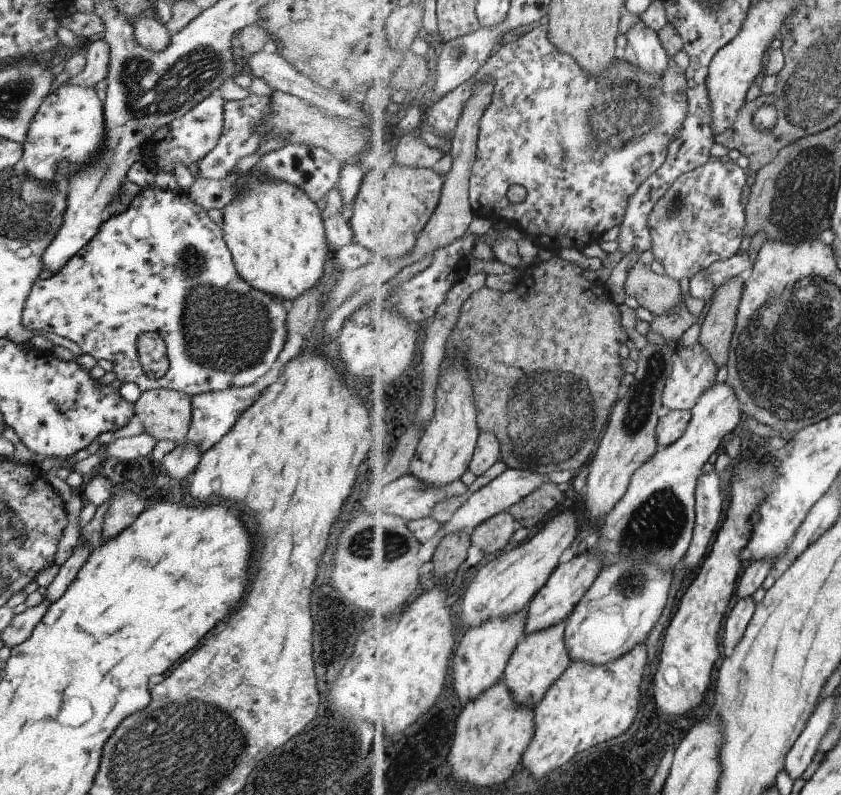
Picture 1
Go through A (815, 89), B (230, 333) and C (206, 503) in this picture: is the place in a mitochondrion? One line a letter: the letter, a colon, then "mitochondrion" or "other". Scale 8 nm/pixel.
A: mitochondrion
B: mitochondrion
C: other

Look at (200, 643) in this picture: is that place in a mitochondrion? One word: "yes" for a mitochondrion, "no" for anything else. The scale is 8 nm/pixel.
no

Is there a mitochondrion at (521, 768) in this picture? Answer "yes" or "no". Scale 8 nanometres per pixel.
no

